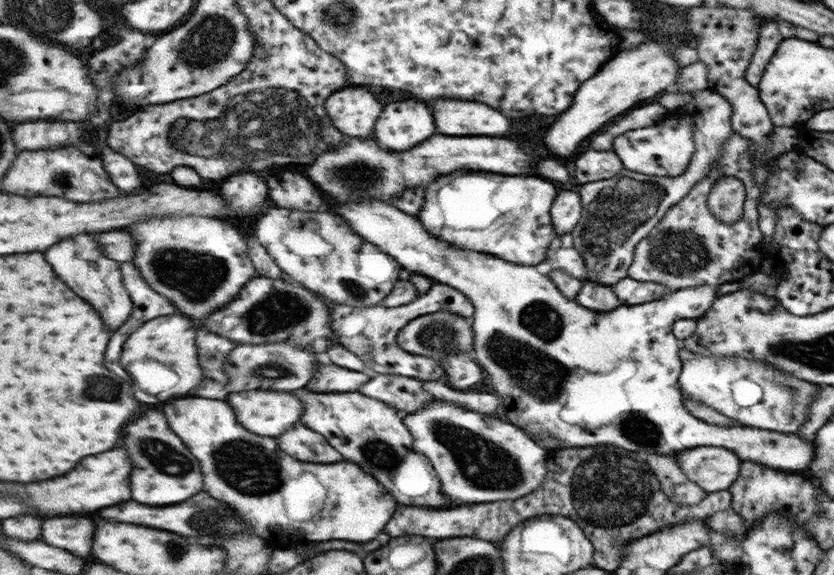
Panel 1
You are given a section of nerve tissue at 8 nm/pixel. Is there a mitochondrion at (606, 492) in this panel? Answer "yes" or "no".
yes

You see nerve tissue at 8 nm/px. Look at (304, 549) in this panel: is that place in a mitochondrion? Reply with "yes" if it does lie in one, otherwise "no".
no

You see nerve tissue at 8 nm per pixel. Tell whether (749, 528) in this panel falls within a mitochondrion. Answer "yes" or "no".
no

